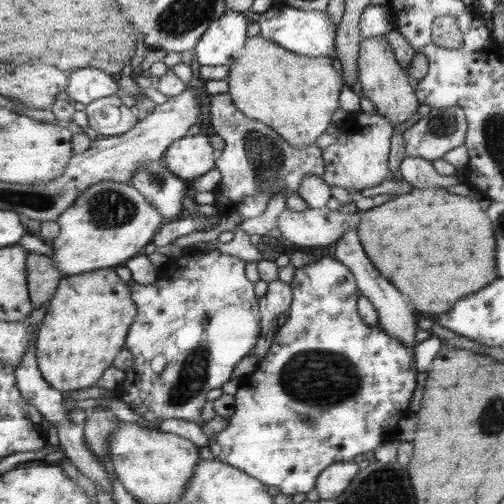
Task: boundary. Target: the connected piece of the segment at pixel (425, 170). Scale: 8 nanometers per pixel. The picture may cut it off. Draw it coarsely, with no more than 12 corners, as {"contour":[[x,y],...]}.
{"contour":[[406,156],[399,172],[413,188],[459,184],[425,158]]}

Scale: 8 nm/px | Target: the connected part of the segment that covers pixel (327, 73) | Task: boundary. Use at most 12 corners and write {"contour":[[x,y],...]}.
{"contour":[[259,34],[228,67],[241,112],[293,148],[338,110],[327,56]]}

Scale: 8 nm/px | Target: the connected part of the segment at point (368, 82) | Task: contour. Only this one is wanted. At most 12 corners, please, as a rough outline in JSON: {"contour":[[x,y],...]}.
{"contour":[[383,36],[359,46],[358,82],[392,124],[417,114],[410,76]]}

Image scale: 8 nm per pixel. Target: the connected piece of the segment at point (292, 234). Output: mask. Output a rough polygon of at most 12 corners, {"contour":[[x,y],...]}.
{"contour":[[287,207],[278,230],[298,247],[331,250],[361,216]]}

